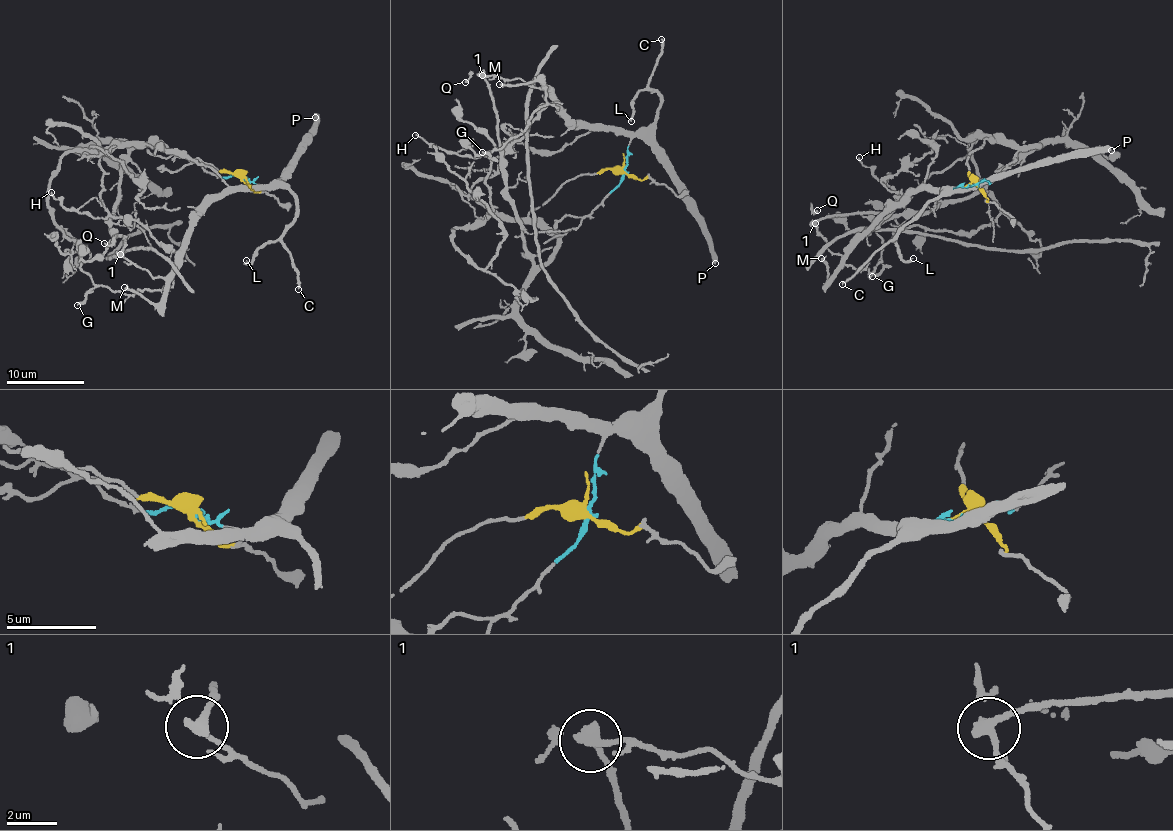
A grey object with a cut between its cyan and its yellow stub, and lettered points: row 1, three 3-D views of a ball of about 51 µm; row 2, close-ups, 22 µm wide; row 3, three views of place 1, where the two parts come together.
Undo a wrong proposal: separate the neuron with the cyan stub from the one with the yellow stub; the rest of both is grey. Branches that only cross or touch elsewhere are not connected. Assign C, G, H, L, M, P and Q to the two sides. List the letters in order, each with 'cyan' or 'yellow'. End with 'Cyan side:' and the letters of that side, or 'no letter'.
C: cyan
G: cyan
H: yellow
L: cyan
M: cyan
P: cyan
Q: cyan
Cyan side: C, G, L, M, P, Q

